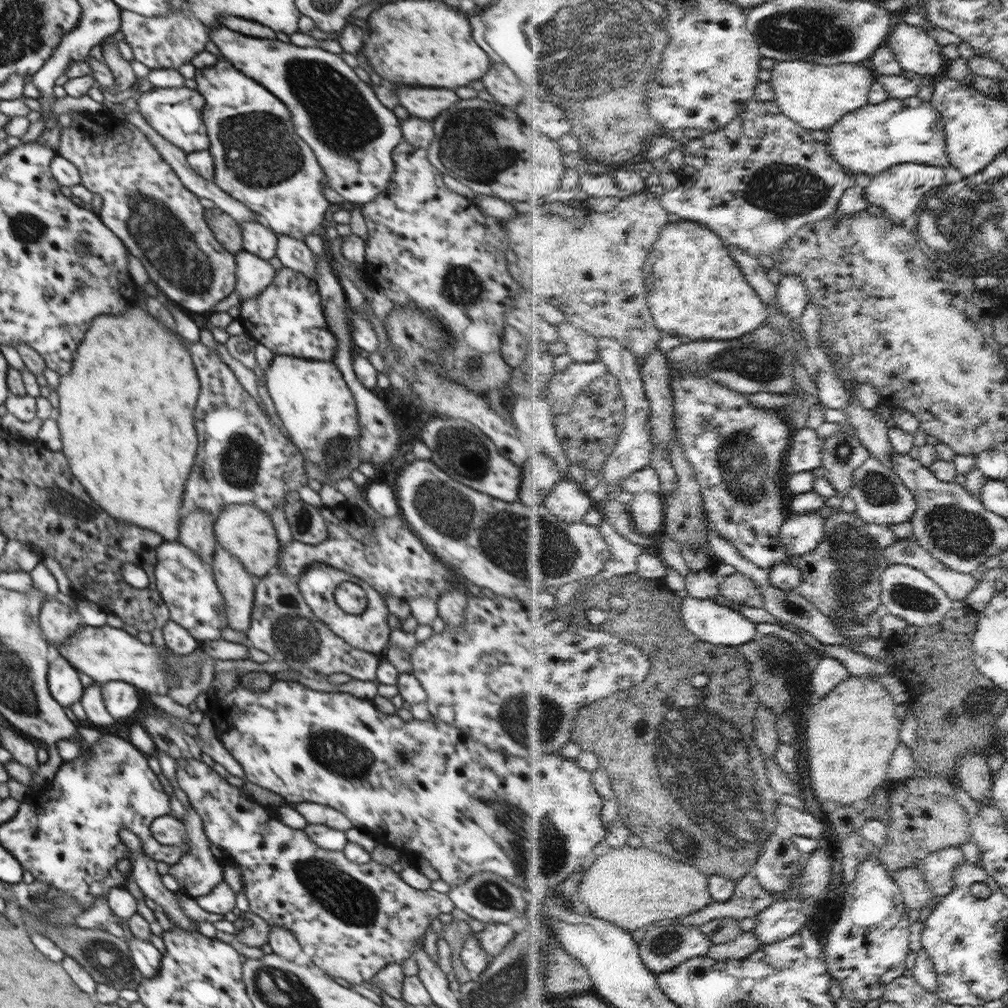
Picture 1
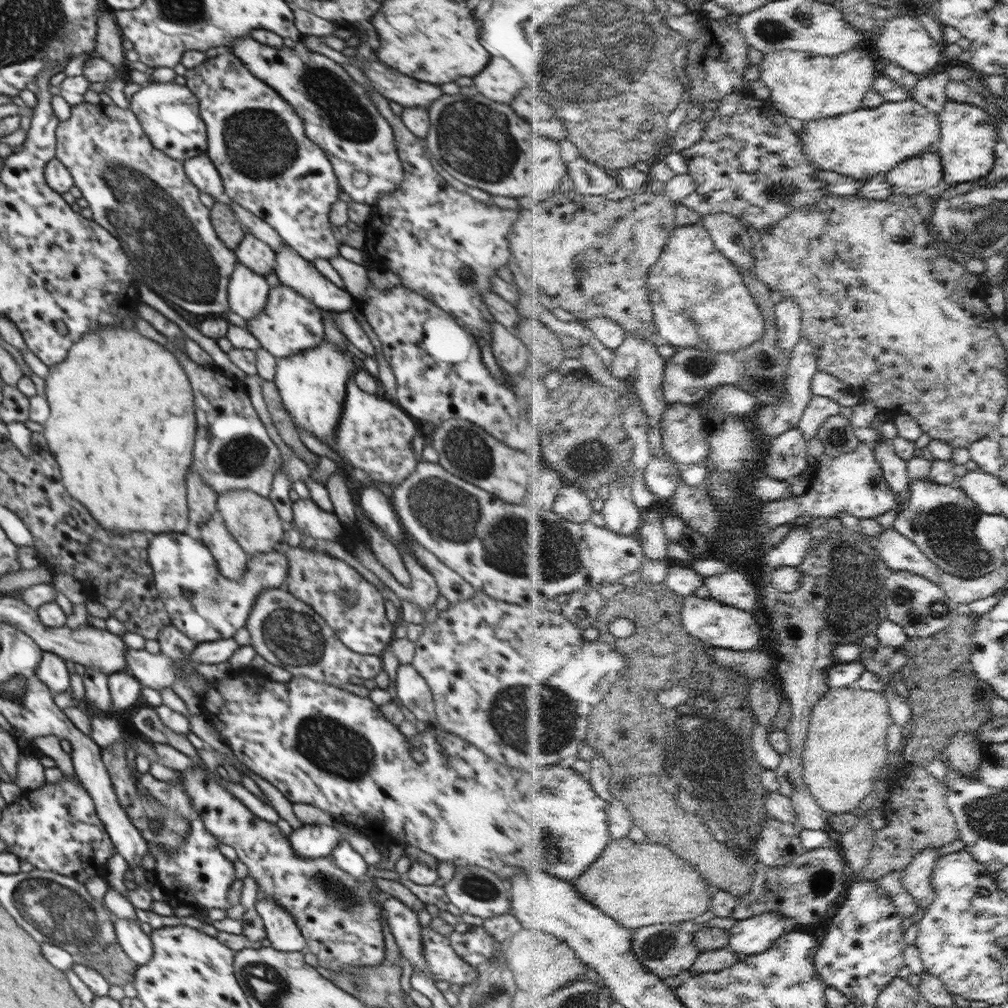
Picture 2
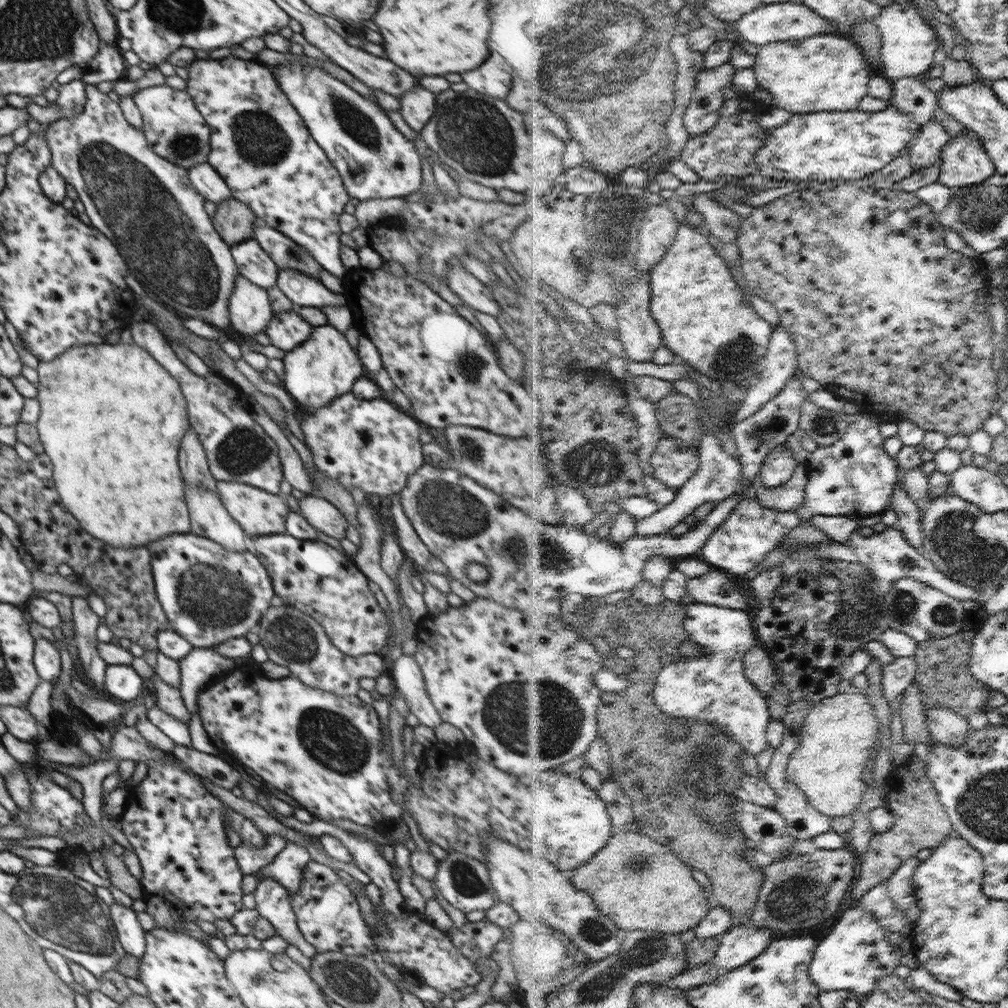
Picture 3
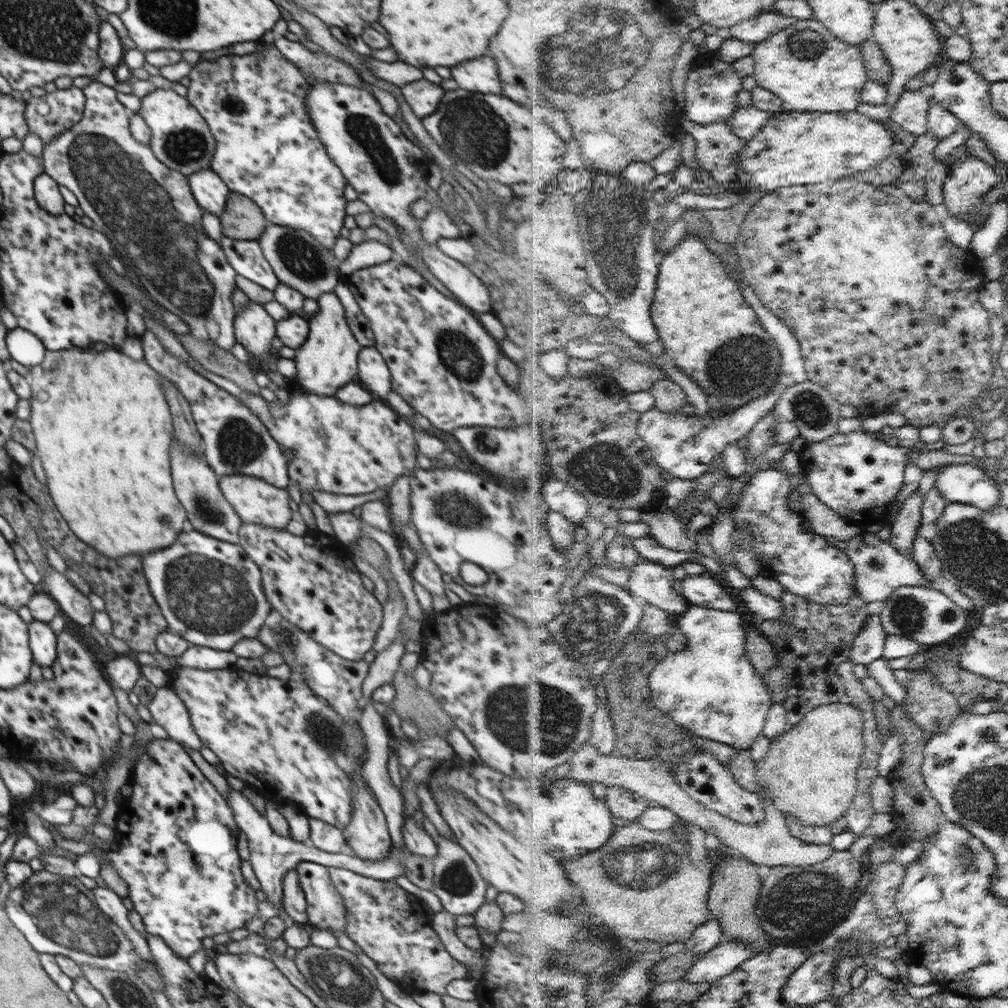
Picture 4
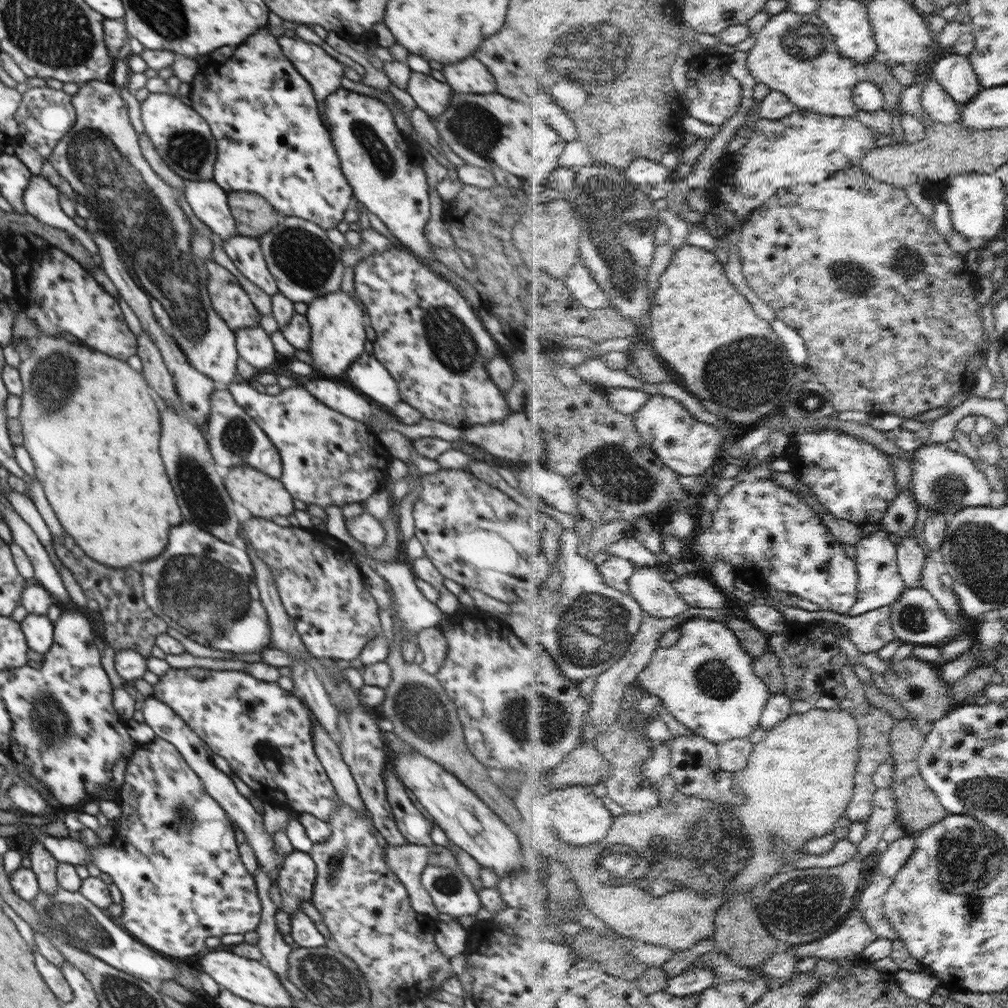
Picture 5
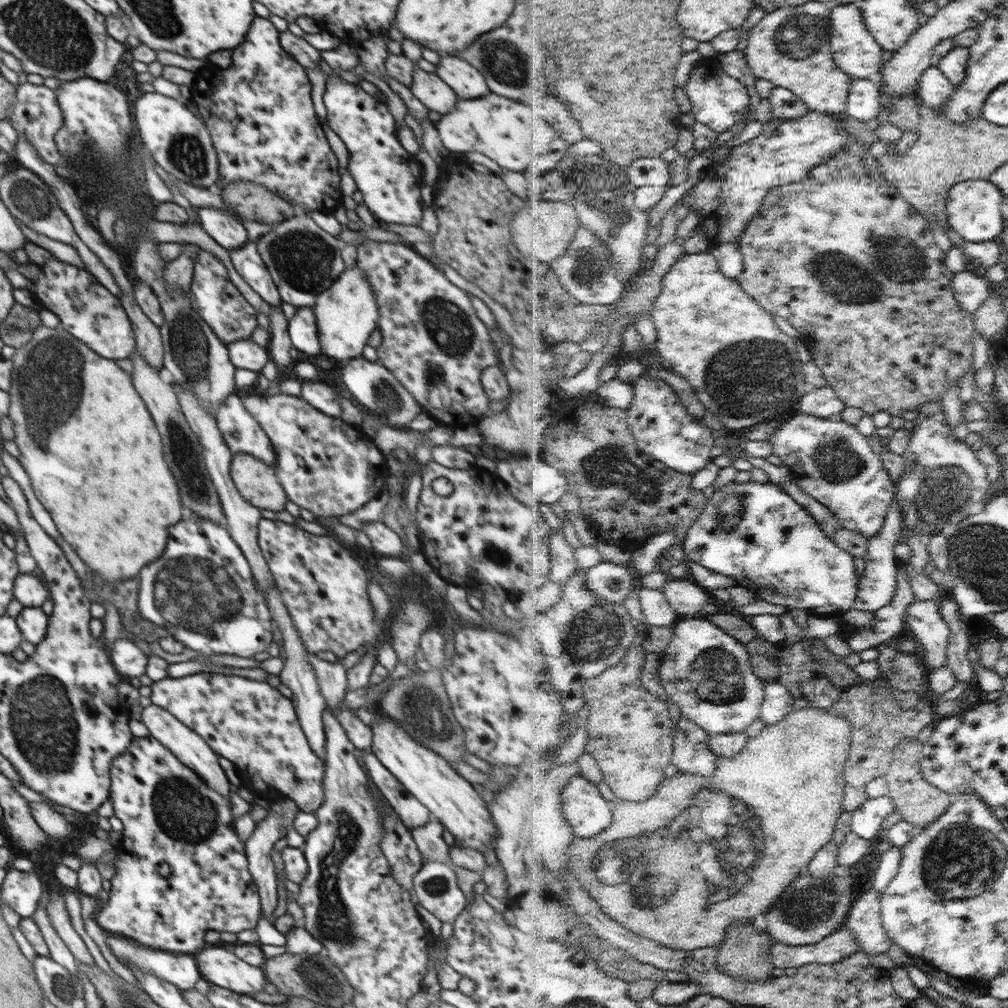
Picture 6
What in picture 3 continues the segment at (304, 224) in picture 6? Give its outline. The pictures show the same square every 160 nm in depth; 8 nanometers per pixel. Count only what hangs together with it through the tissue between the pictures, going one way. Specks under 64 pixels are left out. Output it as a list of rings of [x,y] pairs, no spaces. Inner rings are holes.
[[[257,221],[253,238],[268,253],[278,269],[291,268],[299,270],[319,280],[321,266],[303,246],[296,244],[285,234],[261,221]]]

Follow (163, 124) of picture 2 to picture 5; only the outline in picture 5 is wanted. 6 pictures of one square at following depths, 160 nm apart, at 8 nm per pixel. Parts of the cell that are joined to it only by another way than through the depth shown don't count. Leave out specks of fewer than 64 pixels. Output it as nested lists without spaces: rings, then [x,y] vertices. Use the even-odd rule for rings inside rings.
[[[150,93],[141,103],[145,133],[166,164],[183,179],[212,179],[217,142],[209,124],[175,94]]]

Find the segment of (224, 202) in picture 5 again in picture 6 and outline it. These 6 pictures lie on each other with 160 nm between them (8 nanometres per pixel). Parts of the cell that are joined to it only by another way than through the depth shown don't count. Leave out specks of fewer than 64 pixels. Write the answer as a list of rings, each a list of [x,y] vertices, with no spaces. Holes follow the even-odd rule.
[[[199,207],[197,215],[202,228],[229,252],[249,241],[247,228],[230,213],[218,207]]]

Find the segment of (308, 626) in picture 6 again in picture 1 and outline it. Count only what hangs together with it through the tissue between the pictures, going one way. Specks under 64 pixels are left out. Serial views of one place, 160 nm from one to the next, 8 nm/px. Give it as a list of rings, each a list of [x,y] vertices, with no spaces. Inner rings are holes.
[[[317,562],[317,564],[308,566],[296,580],[300,592],[303,594],[304,600],[312,609],[312,612],[333,634],[342,638],[347,644],[372,654],[382,652],[386,648],[386,644],[389,644],[392,629],[387,623],[388,607],[386,607],[385,599],[380,596],[380,593],[376,592],[367,582],[343,570],[332,568],[323,562]],[[341,582],[353,582],[367,594],[367,607],[362,614],[348,614],[338,606],[335,599],[335,590],[340,586]]]

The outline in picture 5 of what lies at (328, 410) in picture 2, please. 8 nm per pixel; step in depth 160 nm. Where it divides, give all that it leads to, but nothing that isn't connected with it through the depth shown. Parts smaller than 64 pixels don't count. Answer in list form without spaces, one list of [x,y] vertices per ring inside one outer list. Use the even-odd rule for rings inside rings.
[[[338,290],[336,292],[329,292],[328,294],[325,294],[324,296],[320,296],[318,298],[315,298],[312,300],[312,302],[309,302],[308,310],[305,312],[305,315],[307,316],[309,325],[311,326],[311,339],[309,344],[309,349],[307,350],[310,355],[312,355],[312,369],[316,370],[318,374],[322,374],[324,378],[331,378],[334,377],[340,377],[340,375],[343,375],[345,371],[348,371],[348,368],[352,363],[355,362],[356,359],[359,358],[360,355],[364,354],[364,342],[366,342],[366,330],[364,329],[364,310],[362,309],[362,305],[358,303],[357,300],[359,300],[359,297],[357,296],[357,293],[355,292],[356,296],[350,296],[348,293],[345,293],[343,290]]]

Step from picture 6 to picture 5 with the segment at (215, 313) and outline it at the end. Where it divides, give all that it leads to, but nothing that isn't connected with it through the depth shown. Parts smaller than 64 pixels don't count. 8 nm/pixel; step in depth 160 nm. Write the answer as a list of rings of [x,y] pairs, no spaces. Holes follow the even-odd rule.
[[[210,259],[205,264],[209,274],[208,292],[213,309],[227,322],[230,330],[256,326],[262,315],[250,301],[248,294],[234,274]]]

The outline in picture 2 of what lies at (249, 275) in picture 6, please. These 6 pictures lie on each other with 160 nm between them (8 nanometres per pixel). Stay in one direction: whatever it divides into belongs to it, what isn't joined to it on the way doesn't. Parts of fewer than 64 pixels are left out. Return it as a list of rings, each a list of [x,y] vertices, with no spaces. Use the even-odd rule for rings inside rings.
[[[245,233],[235,255],[238,261],[265,277],[275,270],[275,252],[252,233]]]

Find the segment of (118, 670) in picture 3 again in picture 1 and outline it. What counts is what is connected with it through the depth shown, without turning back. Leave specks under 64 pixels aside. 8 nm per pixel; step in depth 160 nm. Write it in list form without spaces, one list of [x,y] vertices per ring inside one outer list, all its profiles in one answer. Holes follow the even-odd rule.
[[[110,681],[101,684],[101,693],[107,711],[115,721],[129,718],[140,706],[138,688],[122,681]]]

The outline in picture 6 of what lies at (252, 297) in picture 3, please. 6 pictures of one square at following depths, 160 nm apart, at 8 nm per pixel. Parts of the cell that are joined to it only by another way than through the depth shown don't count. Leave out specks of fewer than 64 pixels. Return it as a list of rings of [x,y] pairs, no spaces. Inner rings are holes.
[[[240,339],[227,344],[230,362],[236,369],[244,368],[260,374],[269,360],[268,348],[257,345],[252,339]]]

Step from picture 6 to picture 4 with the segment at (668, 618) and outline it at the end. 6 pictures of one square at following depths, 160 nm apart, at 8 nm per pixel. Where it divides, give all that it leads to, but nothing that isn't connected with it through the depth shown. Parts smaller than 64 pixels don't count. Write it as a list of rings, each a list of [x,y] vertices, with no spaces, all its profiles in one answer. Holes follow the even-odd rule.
[[[645,560],[633,569],[628,589],[641,601],[655,604],[672,615],[683,616],[692,603],[676,590],[674,568]]]

